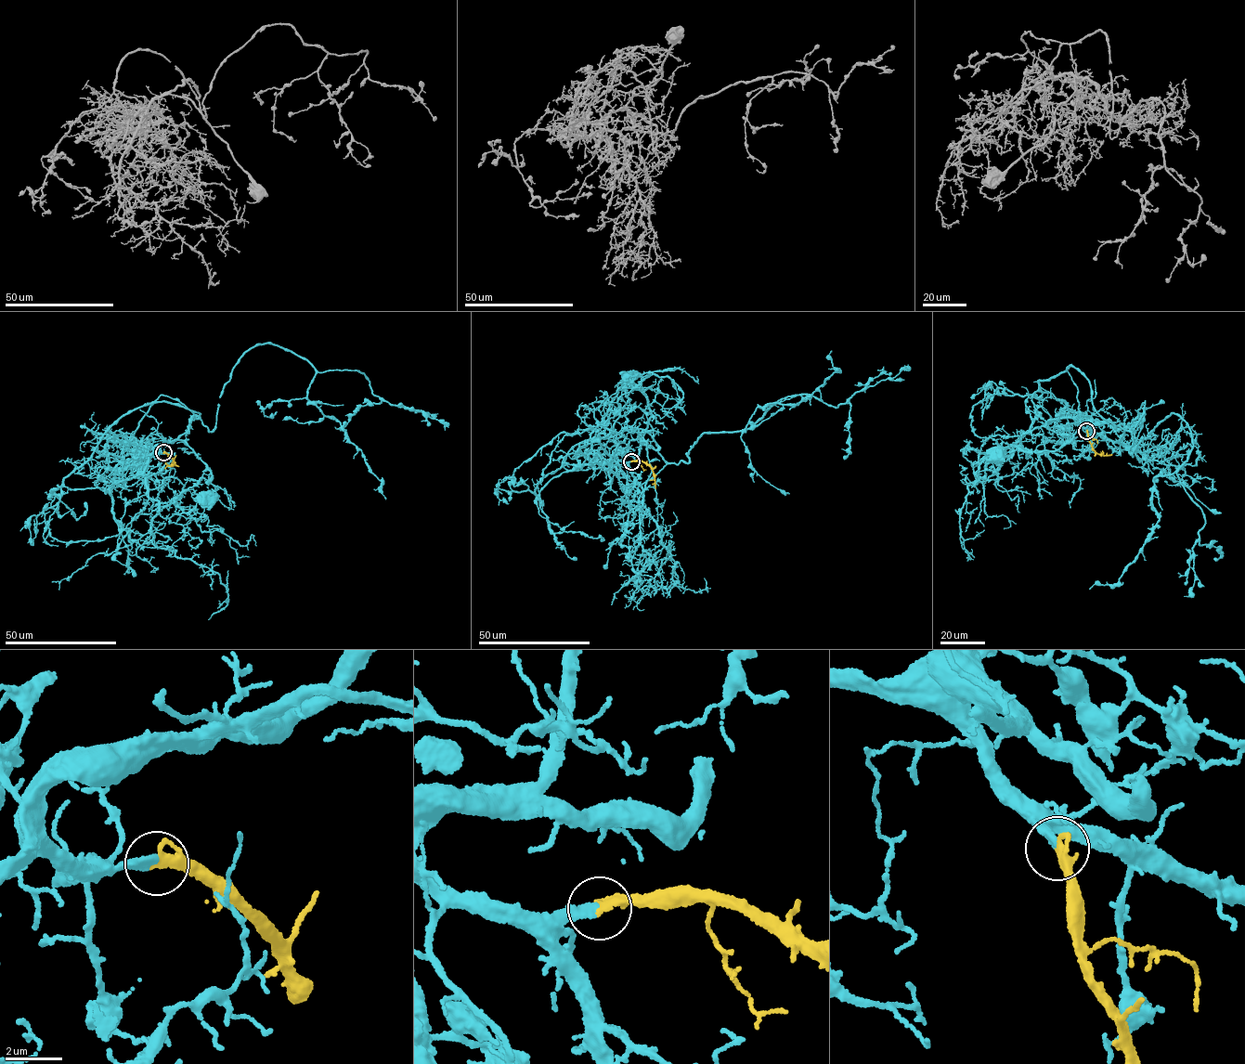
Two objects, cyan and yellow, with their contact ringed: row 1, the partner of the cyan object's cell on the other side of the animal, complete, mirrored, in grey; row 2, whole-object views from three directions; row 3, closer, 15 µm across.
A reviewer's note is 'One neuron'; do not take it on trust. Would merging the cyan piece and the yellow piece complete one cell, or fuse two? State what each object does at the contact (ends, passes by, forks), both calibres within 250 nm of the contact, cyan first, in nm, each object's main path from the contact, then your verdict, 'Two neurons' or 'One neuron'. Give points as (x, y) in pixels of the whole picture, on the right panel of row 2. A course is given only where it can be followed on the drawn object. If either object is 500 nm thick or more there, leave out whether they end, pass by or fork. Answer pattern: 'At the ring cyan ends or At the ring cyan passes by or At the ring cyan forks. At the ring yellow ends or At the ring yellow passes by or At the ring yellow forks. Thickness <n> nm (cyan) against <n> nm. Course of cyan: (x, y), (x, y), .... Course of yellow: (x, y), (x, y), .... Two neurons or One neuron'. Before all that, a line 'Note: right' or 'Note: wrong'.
Note: right
At the ring cyan ends. At the ring yellow ends. Thickness 320 nm (cyan) against 340 nm. Course of cyan: (1086, 431), (1071, 418), (1055, 418), (1023, 434), (1018, 442), (984, 458), (983, 461), (991, 463), (998, 454). Course of yellow: (1086, 431), (1094, 450), (1111, 455). One neuron

